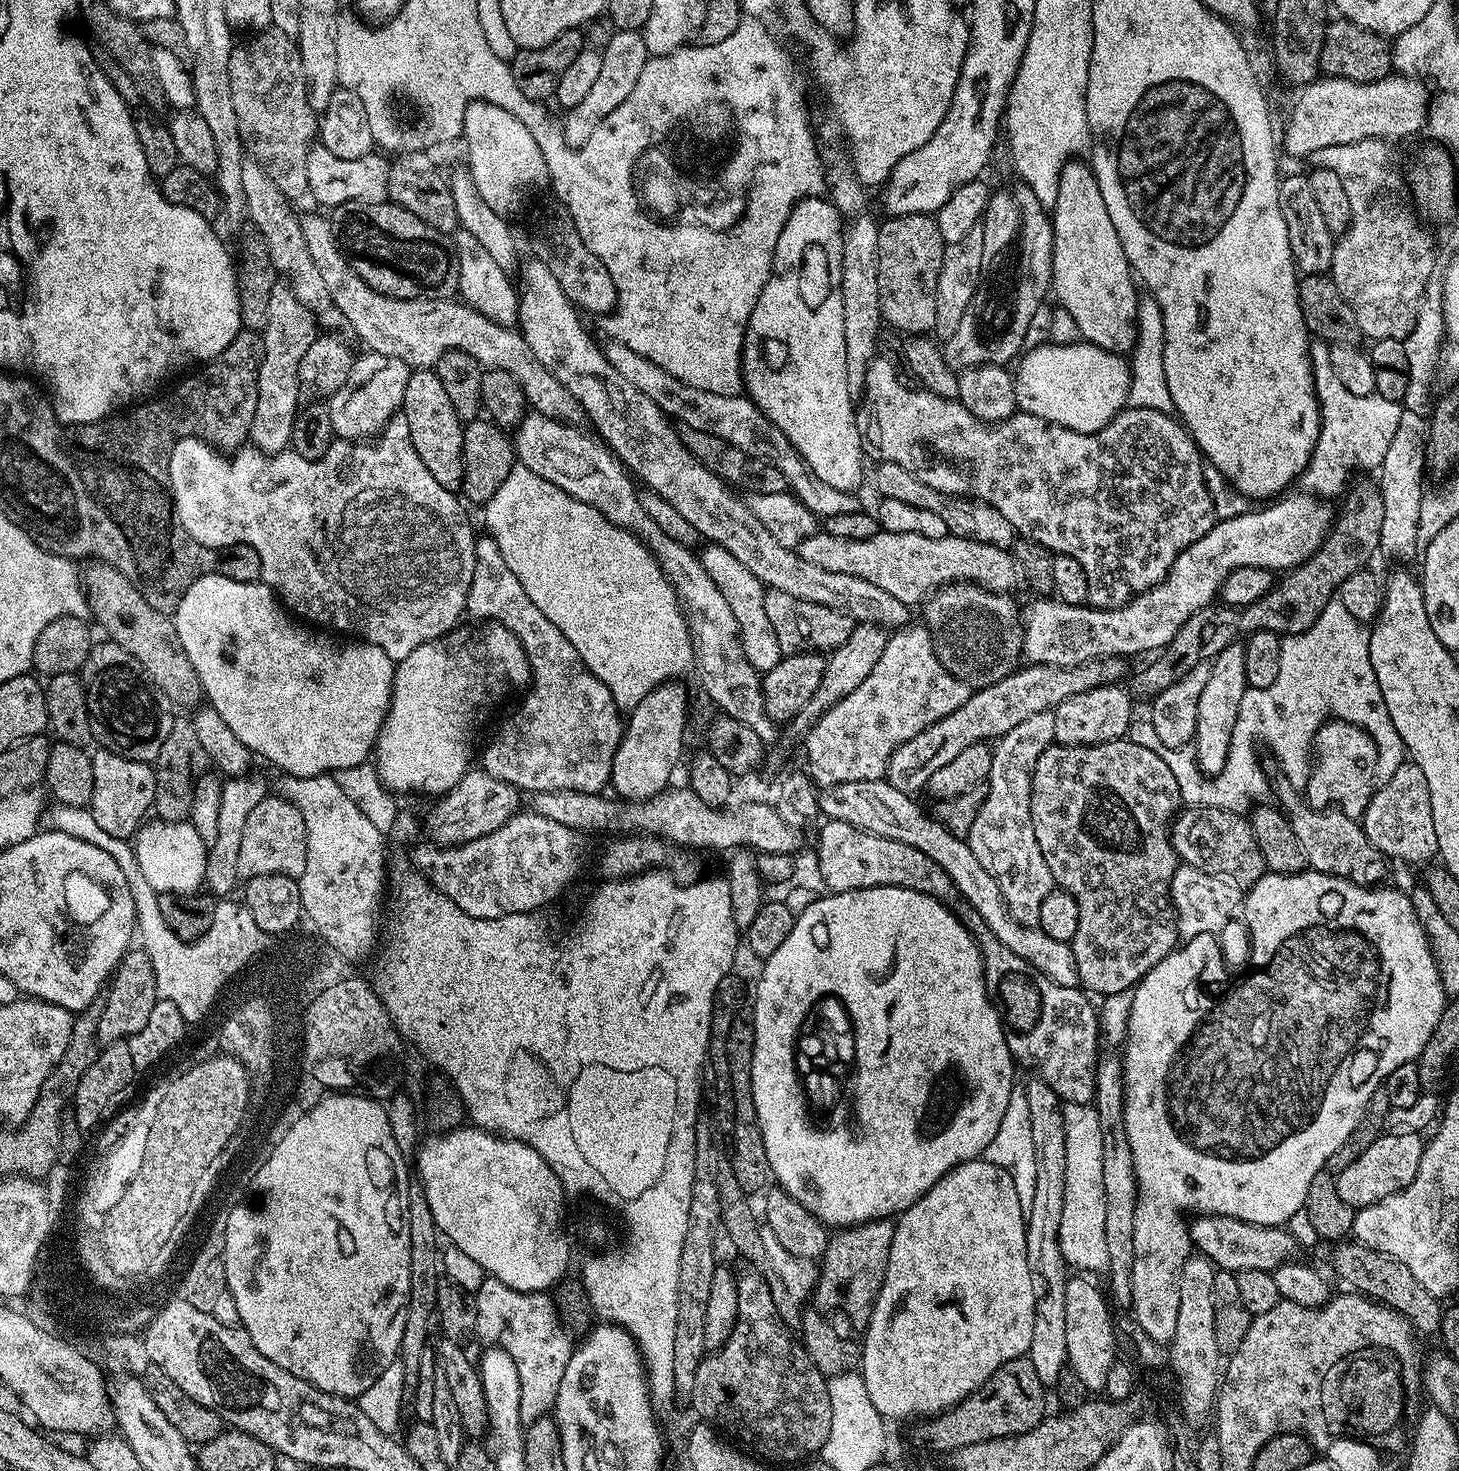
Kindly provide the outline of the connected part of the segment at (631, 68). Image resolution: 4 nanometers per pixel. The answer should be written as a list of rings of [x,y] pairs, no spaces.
[[[619,30],[611,33],[608,45],[602,48],[600,57],[602,58],[602,70],[598,74],[594,87],[578,102],[578,106],[567,109],[564,115],[564,140],[569,149],[581,148],[588,139],[602,126],[602,122],[609,114],[614,114],[626,98],[630,98],[630,90],[638,82],[638,77],[642,75],[642,66],[650,59],[646,50],[646,42],[640,32],[622,32]]]

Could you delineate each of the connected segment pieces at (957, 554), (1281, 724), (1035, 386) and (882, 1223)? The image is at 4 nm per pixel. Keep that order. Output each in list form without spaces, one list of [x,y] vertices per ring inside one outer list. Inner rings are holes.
[[[818,530],[800,543],[798,551],[806,562],[814,562],[814,566],[822,566],[822,570],[866,578],[866,582],[874,582],[874,586],[886,590],[886,594],[894,594],[898,602],[909,606],[919,605],[946,584],[967,582],[978,584],[989,592],[1005,594],[1013,591],[1016,580],[1018,584],[1018,565],[1009,549],[951,534],[942,538],[922,538],[922,534],[878,530],[865,540],[851,540],[834,538],[834,534]]]
[[[1337,607],[1336,612],[1325,610],[1322,615],[1302,634],[1283,637],[1282,662],[1278,666],[1278,678],[1274,678],[1274,686],[1265,688],[1247,688],[1242,694],[1242,702],[1238,706],[1238,718],[1234,722],[1234,730],[1230,738],[1230,750],[1226,758],[1226,766],[1217,776],[1211,777],[1204,788],[1203,803],[1209,808],[1221,808],[1227,812],[1247,813],[1268,792],[1268,780],[1252,753],[1255,744],[1265,744],[1272,751],[1274,759],[1280,763],[1284,776],[1294,787],[1303,789],[1308,782],[1308,771],[1312,768],[1310,757],[1314,752],[1316,732],[1324,723],[1333,720],[1345,720],[1361,728],[1376,744],[1376,780],[1383,782],[1394,775],[1394,770],[1406,762],[1406,753],[1402,738],[1398,738],[1398,730],[1394,730],[1394,722],[1390,722],[1390,710],[1386,710],[1386,702],[1382,698],[1382,690],[1378,690],[1378,678],[1374,678],[1374,666],[1370,666],[1369,629],[1357,626],[1358,621],[1352,617],[1350,610]]]
[[[1044,342],[1028,351],[1019,361],[1020,373],[1017,371],[1014,376],[1019,411],[1079,432],[1102,430],[1124,411],[1128,404],[1132,370],[1121,353],[1107,352],[1087,342]]]
[[[888,1218],[833,1231],[822,1257],[824,1273],[814,1284],[815,1307],[825,1314],[835,1313],[835,1308],[841,1308],[853,1329],[863,1329],[872,1317],[872,1305],[884,1284],[884,1271],[895,1233],[896,1225]]]

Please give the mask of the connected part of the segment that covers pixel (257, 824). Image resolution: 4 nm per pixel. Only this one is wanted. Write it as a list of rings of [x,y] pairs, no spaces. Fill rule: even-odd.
[[[279,794],[264,797],[242,829],[242,846],[238,850],[238,874],[241,878],[269,876],[275,872],[299,874],[306,870],[306,846],[304,845],[304,823],[302,814],[289,800]]]

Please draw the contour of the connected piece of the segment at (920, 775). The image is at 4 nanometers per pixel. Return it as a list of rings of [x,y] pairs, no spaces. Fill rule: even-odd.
[[[1101,656],[1099,660],[1088,660],[1085,664],[1079,664],[1073,668],[1056,667],[1053,664],[1028,664],[1017,669],[1004,679],[992,683],[988,687],[975,689],[966,703],[963,703],[958,710],[952,714],[939,719],[922,730],[922,733],[916,734],[914,738],[908,739],[891,755],[888,759],[888,766],[885,772],[885,779],[888,784],[894,786],[896,790],[909,794],[916,794],[916,791],[925,789],[930,778],[935,771],[946,766],[951,759],[956,758],[958,754],[967,746],[989,740],[997,740],[1002,736],[1014,730],[1023,719],[1030,718],[1031,715],[1053,711],[1058,705],[1068,697],[1074,694],[1082,694],[1086,690],[1092,690],[1103,684],[1114,684],[1123,681],[1125,661],[1119,656]]]

